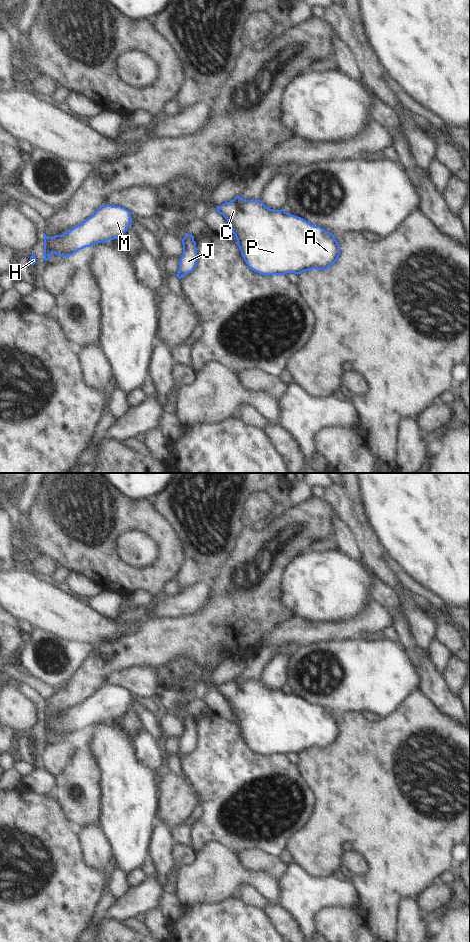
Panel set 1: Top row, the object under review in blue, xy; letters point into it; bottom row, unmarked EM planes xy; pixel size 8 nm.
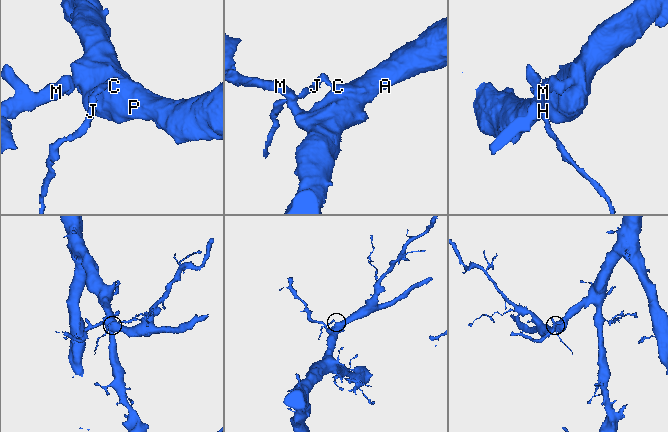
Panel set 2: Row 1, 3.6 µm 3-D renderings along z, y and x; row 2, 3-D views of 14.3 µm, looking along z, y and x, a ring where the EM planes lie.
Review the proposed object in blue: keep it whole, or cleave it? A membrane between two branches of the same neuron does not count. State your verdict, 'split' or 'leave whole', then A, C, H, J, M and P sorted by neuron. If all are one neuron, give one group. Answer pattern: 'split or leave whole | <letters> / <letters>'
leave whole | A C H J M P

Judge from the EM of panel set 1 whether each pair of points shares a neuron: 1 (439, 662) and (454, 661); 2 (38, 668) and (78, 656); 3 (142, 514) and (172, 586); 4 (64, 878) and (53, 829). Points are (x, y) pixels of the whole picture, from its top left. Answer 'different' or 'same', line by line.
1: different
2: same
3: different
4: same

